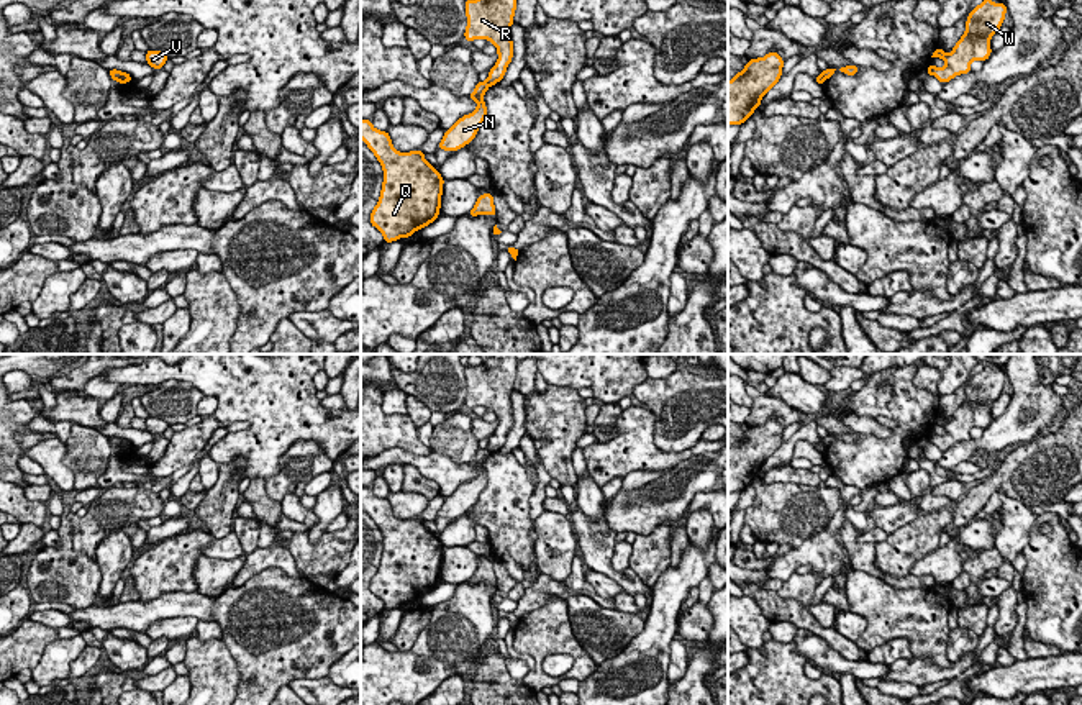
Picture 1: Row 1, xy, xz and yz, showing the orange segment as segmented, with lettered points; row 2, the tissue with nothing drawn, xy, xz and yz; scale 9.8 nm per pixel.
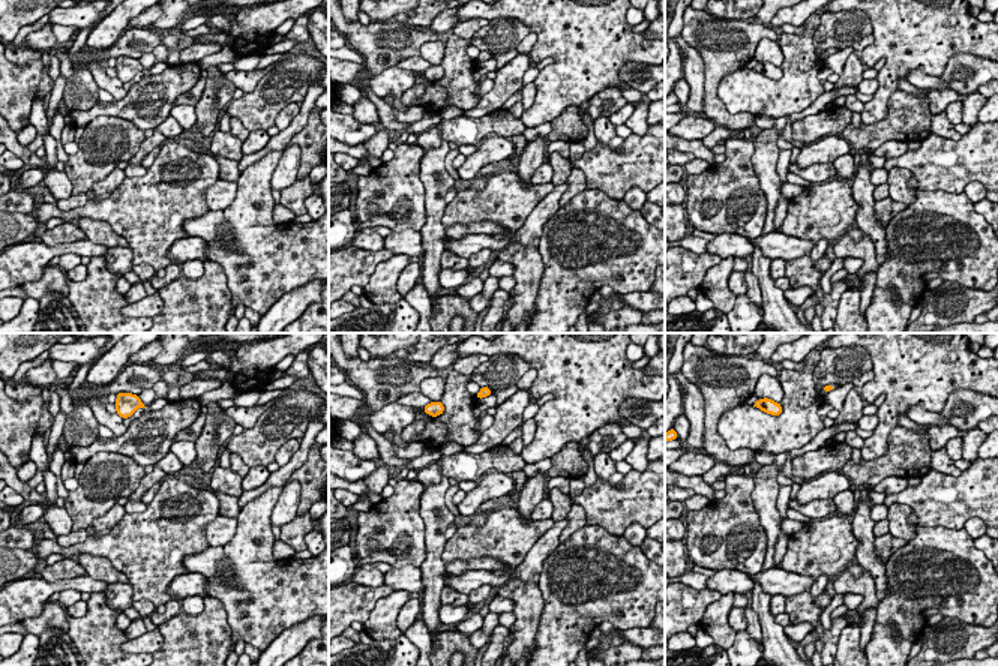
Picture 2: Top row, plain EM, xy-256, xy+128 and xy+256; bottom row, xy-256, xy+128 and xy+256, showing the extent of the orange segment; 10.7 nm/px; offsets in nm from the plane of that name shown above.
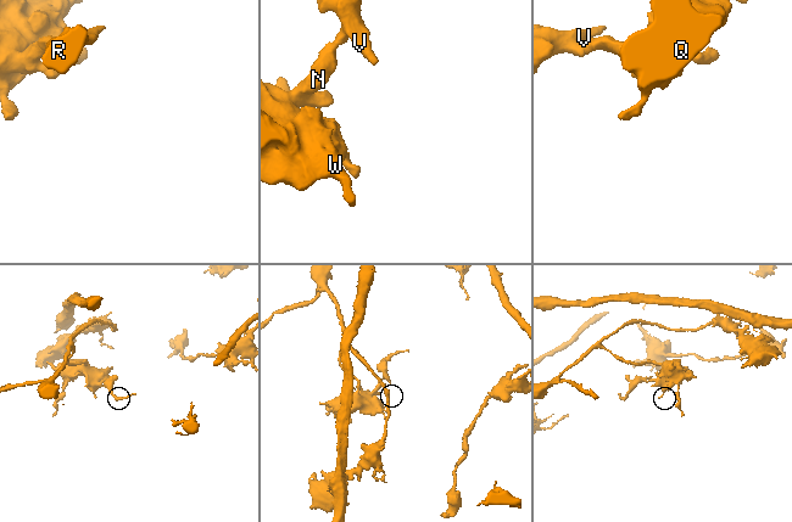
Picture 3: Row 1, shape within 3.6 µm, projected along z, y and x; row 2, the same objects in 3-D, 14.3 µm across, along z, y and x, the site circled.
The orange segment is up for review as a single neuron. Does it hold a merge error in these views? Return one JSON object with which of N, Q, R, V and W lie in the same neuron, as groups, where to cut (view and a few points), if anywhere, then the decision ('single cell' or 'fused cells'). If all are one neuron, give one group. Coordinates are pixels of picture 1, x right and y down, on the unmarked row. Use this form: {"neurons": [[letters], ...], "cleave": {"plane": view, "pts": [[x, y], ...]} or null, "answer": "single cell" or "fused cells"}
{"neurons": [["N", "Q", "W"], ["R", "V"]], "cleave": {"plane": "xz", "pts": [[486, 448], [490, 451]]}, "answer": "fused cells"}

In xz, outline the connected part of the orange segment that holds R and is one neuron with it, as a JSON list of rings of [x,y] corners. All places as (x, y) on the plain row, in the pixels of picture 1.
[[[493,354],[475,367],[466,366],[467,393],[464,405],[467,410],[474,407],[487,407],[497,415],[498,426],[489,438],[487,449],[498,451],[513,426],[513,408],[510,393],[515,390],[516,354]]]

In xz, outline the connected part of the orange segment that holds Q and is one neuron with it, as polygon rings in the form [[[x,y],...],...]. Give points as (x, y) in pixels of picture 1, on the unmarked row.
[[[361,485],[361,507],[374,520],[384,538],[371,592],[384,602],[384,610],[410,605],[439,584],[444,546],[425,526],[423,518],[400,520],[389,498],[375,497]]]

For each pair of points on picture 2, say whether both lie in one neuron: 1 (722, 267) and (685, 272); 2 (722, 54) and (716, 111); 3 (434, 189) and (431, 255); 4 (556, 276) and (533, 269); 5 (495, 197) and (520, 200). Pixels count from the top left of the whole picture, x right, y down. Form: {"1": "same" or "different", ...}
{"1": "different", "2": "same", "3": "same", "4": "different", "5": "same"}

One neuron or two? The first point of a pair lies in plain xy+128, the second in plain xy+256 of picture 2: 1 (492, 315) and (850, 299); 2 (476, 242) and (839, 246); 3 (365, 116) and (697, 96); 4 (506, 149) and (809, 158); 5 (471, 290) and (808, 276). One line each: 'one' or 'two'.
1: two
2: two
3: one
4: one
5: two

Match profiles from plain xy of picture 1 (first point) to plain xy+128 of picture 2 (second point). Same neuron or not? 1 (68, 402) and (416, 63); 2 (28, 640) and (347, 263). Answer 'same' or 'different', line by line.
1: different
2: same

